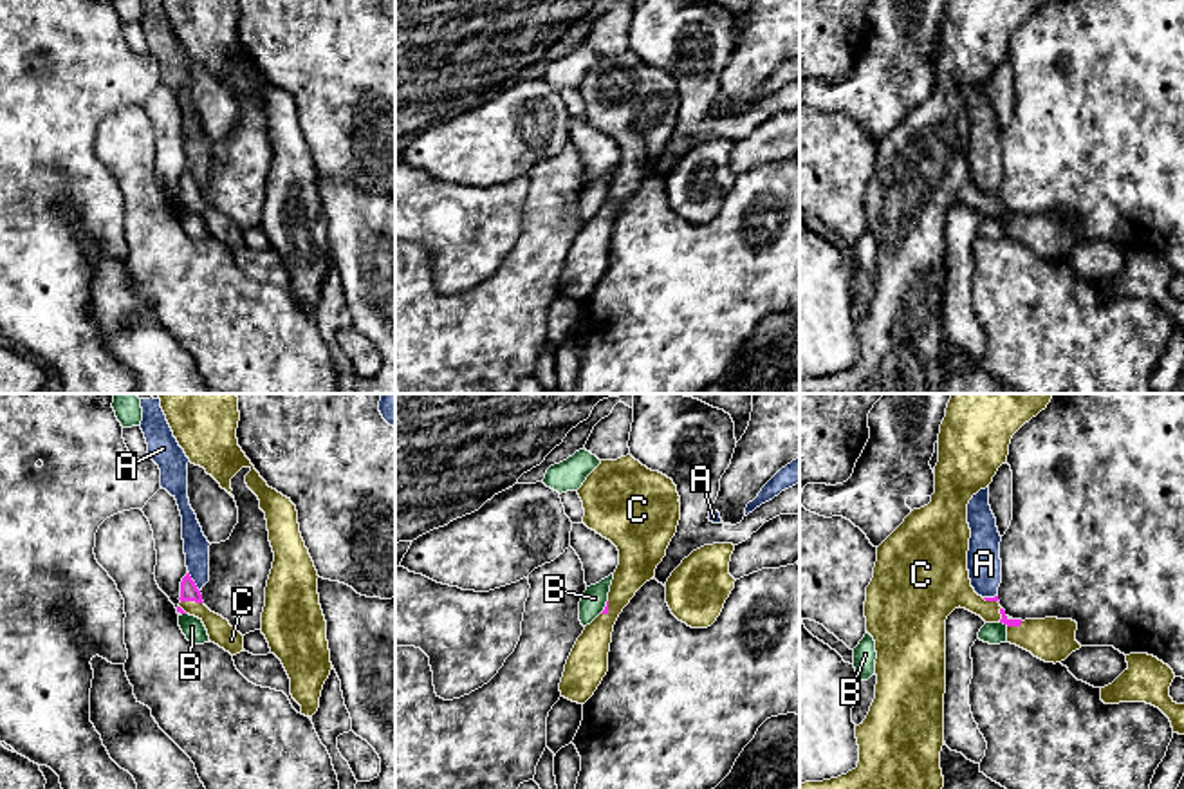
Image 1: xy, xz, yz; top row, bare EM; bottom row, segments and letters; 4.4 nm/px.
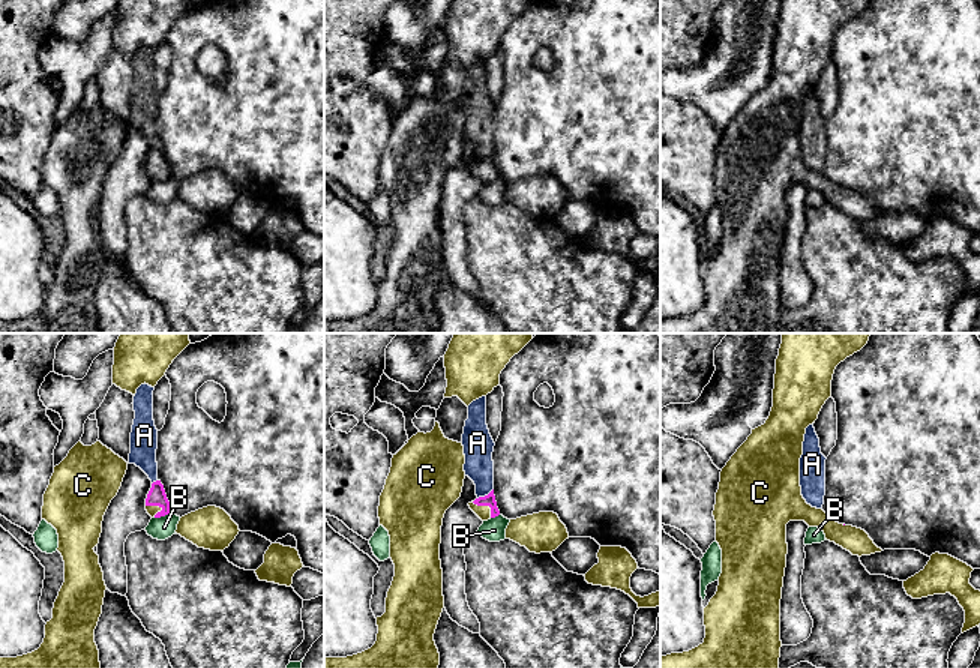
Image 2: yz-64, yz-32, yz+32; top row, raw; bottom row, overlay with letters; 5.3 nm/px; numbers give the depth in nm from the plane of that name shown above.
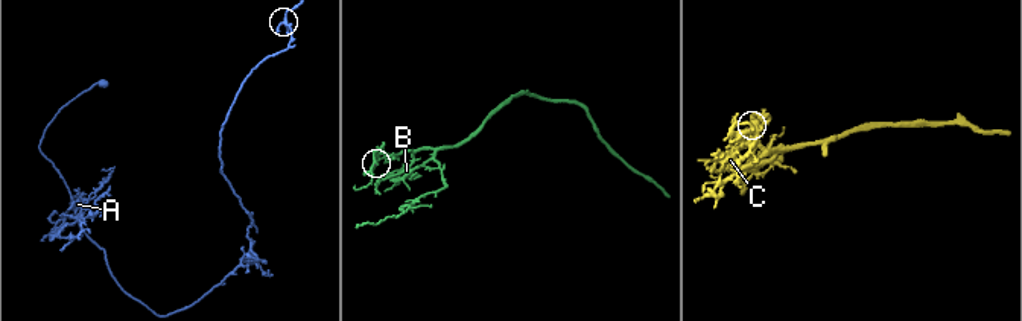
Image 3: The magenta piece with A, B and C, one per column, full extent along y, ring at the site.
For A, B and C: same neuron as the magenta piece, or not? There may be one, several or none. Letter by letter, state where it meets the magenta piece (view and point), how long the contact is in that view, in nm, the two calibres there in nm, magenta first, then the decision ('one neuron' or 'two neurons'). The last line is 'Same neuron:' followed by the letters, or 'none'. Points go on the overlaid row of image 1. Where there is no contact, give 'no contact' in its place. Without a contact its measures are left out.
A: meets magenta in xy at (194, 582); contact 110 nm long; 80 nm thick on the magenta side, 110 nm on the other; two neurons
B: meets magenta in xz at (605, 607); contact 70 nm long; 20 nm thick on the magenta side, 110 nm on the other; two neurons
C: meets magenta in xy at (190, 600); contact 110 nm long; 80 nm thick on the magenta side, 110 nm on the other; one neuron
Same neuron: C

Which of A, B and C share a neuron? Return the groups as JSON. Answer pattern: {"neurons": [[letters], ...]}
{"neurons": [["A"], ["B"], ["C"]]}

